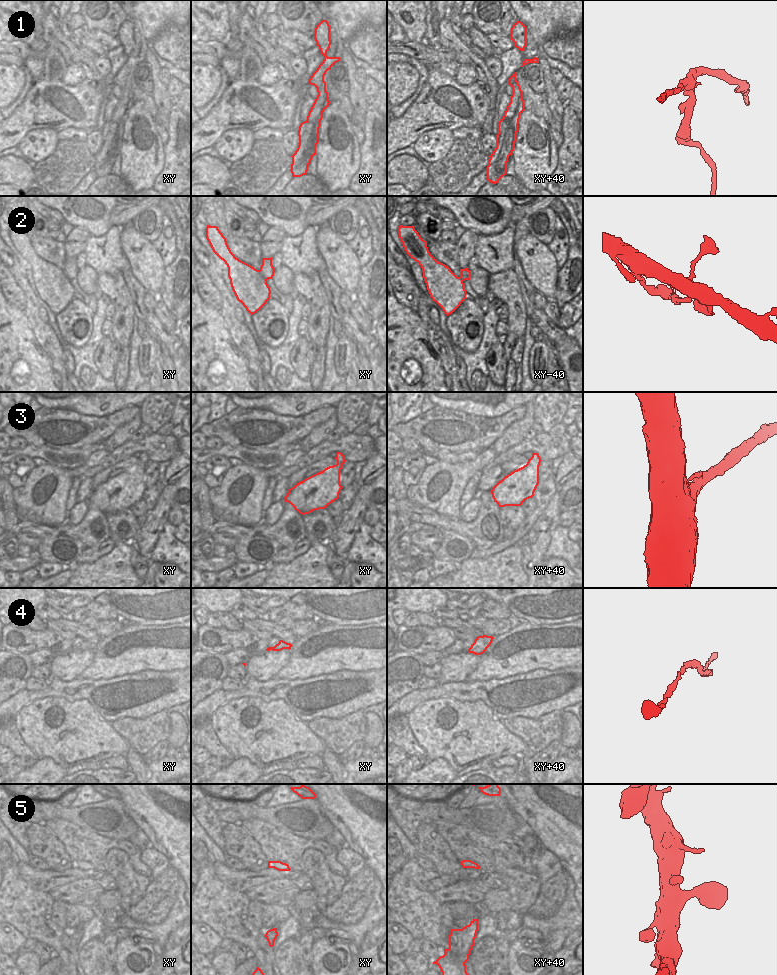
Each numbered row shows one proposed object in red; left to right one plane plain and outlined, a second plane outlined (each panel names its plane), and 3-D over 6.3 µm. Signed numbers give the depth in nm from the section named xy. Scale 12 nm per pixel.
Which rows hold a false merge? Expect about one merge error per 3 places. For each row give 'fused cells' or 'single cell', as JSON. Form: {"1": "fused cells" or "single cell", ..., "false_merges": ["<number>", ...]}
{"1": "fused cells", "2": "single cell", "3": "single cell", "4": "single cell", "5": "single cell", "false_merges": ["1"]}

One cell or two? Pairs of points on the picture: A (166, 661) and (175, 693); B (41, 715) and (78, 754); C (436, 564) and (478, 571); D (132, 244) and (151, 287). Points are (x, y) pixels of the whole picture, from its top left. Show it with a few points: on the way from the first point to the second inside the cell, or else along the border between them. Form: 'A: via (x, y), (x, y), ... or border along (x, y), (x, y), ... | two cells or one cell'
A: border along (180, 668), (168, 671), (145, 671) | two cells
B: via (46, 726), (59, 740), (64, 740), (67, 743) | one cell
C: border along (458, 565), (448, 573), (435, 576) | two cells
D: via (141, 254), (146, 262), (150, 276) | one cell

